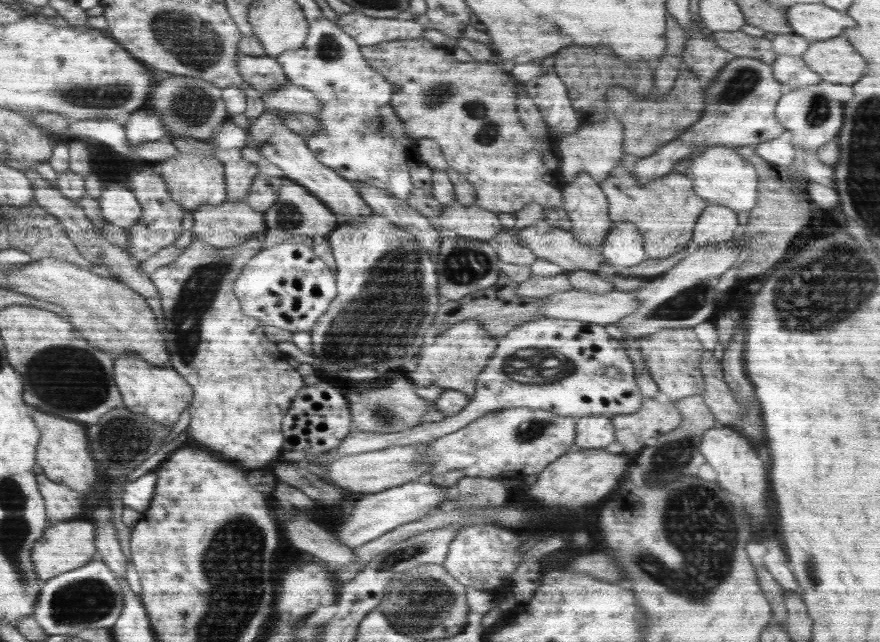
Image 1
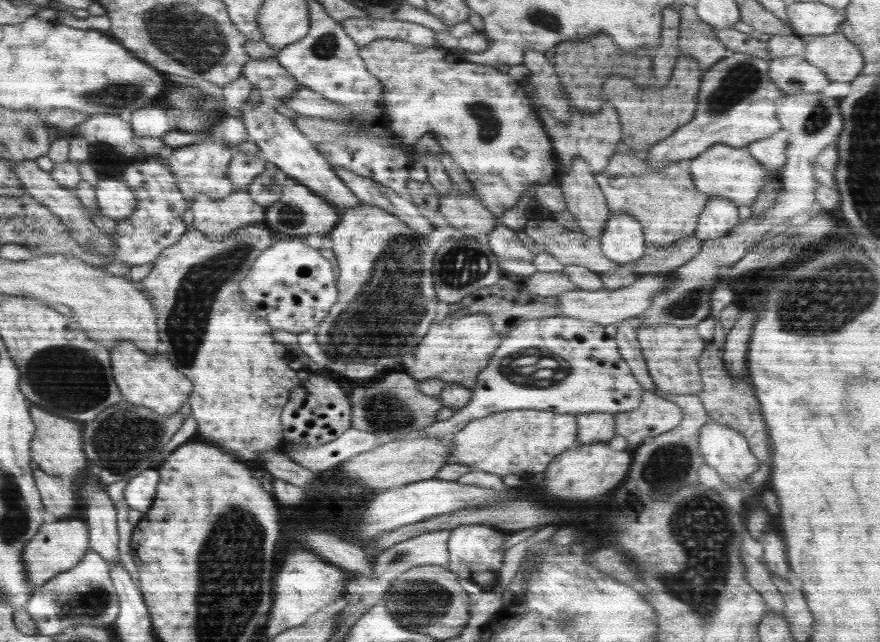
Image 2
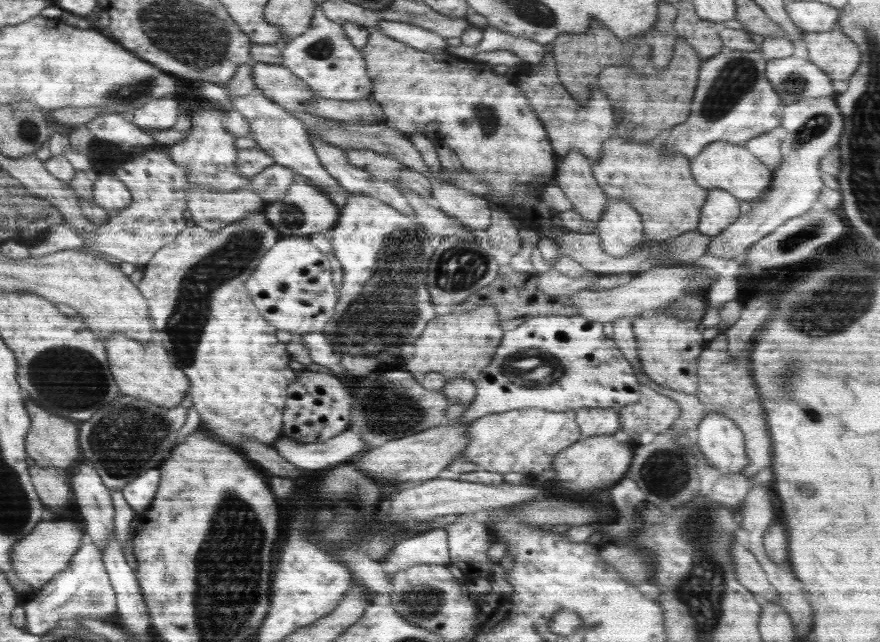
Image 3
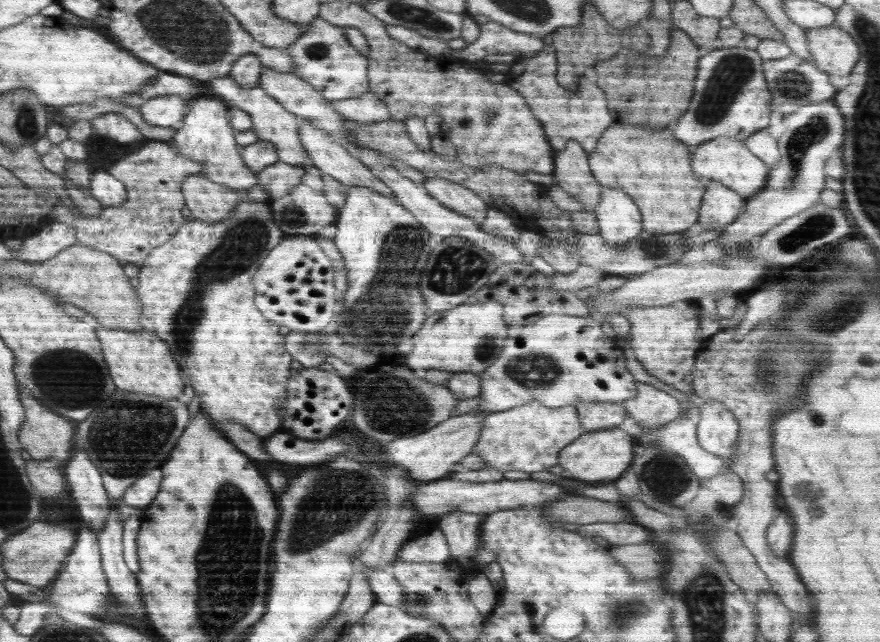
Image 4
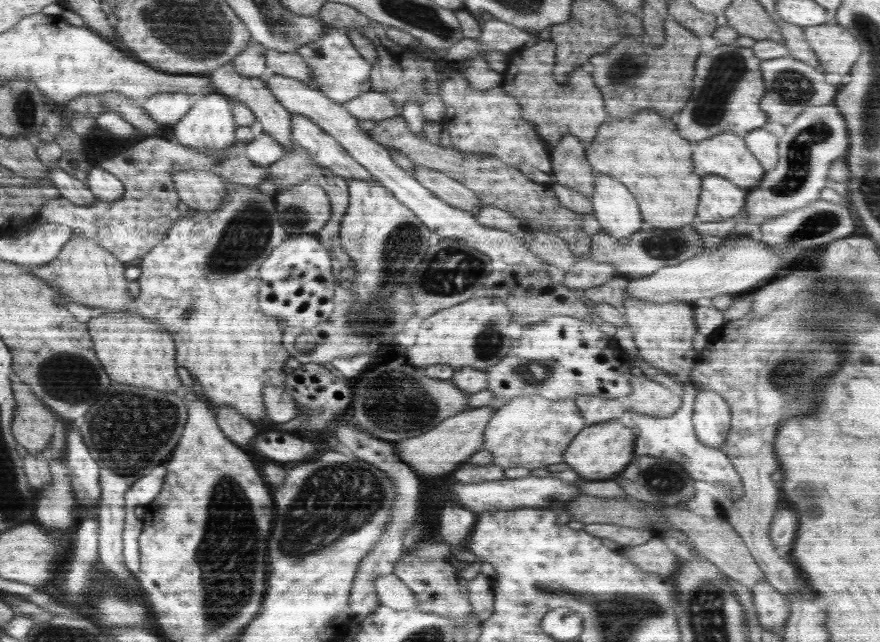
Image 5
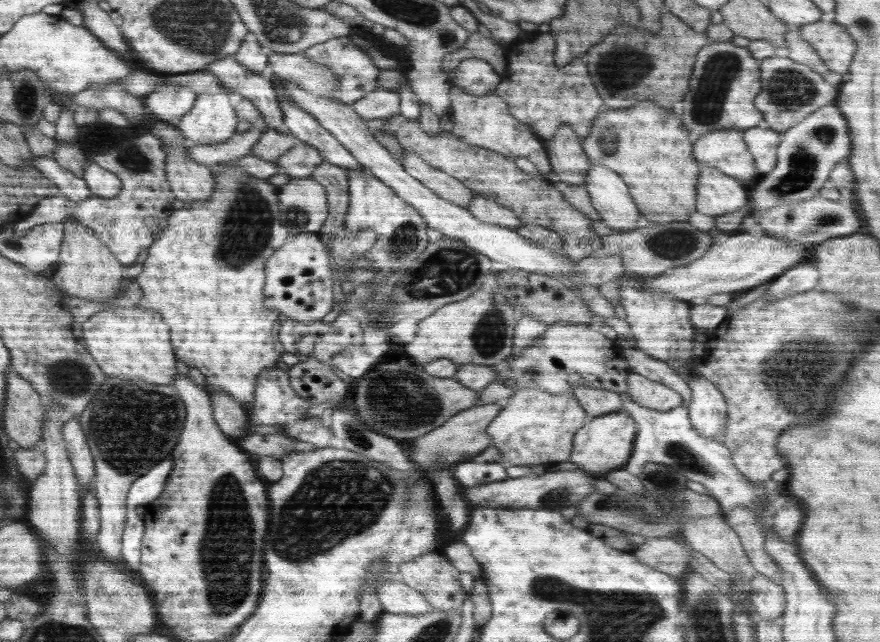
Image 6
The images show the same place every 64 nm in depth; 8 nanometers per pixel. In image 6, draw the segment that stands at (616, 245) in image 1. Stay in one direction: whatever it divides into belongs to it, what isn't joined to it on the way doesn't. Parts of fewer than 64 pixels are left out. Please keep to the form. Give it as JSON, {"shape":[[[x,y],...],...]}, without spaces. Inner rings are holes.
{"shape":[[[592,164],[584,186],[601,221],[608,224],[608,228],[618,233],[638,229],[638,207],[619,174],[610,168]]]}

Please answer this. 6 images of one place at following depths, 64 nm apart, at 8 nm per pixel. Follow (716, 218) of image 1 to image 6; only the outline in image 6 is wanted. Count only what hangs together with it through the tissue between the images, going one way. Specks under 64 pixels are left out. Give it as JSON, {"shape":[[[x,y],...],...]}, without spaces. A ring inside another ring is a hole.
{"shape":[[[702,167],[696,180],[698,212],[724,220],[730,212],[744,206],[749,189],[718,168]]]}

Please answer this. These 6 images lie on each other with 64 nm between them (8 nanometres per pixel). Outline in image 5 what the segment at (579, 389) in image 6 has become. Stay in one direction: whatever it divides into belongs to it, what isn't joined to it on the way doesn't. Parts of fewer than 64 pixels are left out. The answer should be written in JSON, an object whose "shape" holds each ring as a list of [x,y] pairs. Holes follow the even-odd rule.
{"shape":[[[596,396],[577,397],[574,401],[586,425],[619,420],[627,411],[620,399],[602,399]]]}

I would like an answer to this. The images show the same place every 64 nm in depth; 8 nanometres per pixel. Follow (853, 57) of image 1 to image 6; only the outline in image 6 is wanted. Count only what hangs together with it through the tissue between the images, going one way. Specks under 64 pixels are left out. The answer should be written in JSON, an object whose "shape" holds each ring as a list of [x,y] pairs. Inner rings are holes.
{"shape":[[[818,20],[818,22],[812,24],[799,26],[798,31],[800,36],[814,47],[815,52],[832,72],[842,73],[846,76],[844,72],[848,72],[850,62],[852,62],[852,56],[856,54],[856,42],[850,38],[850,34],[844,28],[844,26],[835,21],[824,22]]]}

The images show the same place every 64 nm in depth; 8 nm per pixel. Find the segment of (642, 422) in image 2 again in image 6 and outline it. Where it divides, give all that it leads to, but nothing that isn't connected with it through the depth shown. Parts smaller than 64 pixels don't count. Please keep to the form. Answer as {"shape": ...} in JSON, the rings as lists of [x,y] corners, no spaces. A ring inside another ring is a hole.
{"shape":[[[630,373],[628,375],[628,399],[635,404],[650,408],[650,410],[658,410],[658,412],[668,412],[672,408],[680,406],[683,402],[680,394],[677,394],[668,386],[648,380],[640,374]]]}

